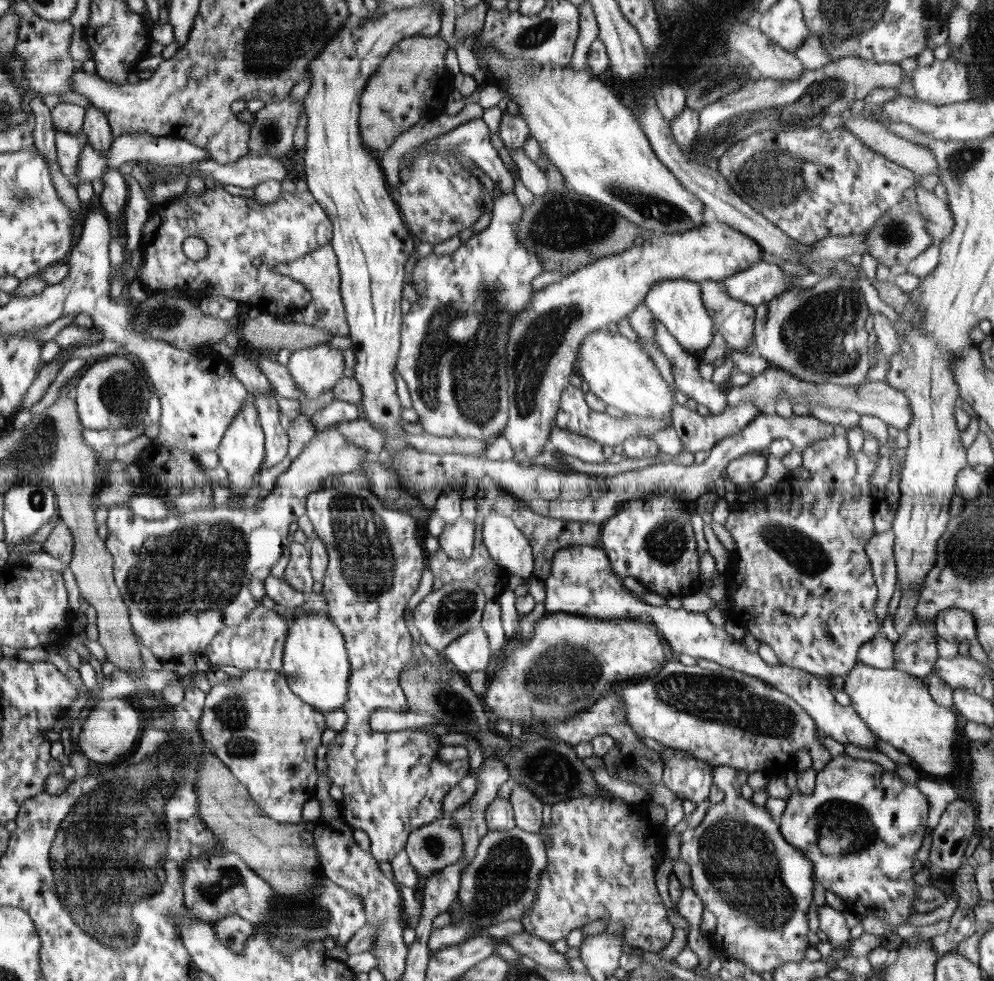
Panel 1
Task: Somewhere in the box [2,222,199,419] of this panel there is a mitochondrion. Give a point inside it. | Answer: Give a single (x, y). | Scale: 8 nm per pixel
(169, 317)

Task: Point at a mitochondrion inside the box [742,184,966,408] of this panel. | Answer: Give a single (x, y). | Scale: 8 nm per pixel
(819, 332)

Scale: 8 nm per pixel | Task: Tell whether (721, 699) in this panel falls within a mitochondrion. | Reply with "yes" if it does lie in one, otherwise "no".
yes

